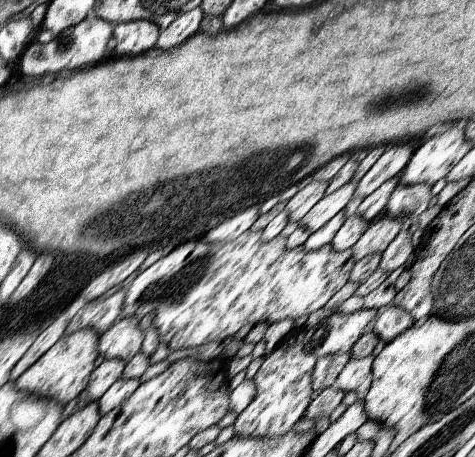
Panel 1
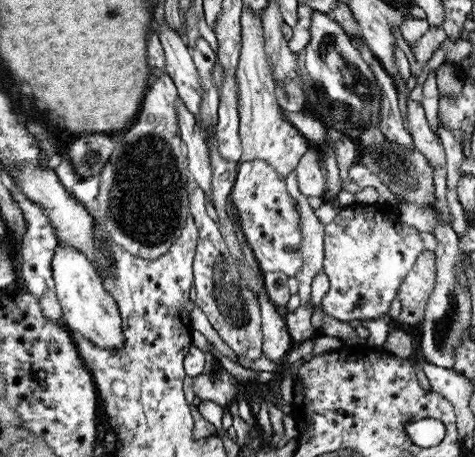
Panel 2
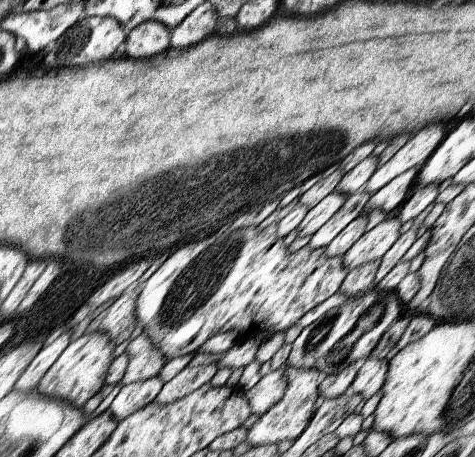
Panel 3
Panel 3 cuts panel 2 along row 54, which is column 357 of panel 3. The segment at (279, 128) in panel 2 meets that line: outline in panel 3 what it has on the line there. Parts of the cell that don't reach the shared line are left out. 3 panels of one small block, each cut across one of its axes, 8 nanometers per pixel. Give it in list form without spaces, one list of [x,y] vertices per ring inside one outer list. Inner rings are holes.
[[[385,218],[381,224],[365,232],[345,254],[343,254],[343,268],[357,270],[369,262],[381,260],[381,256],[391,248],[391,244],[399,236],[399,218]]]

